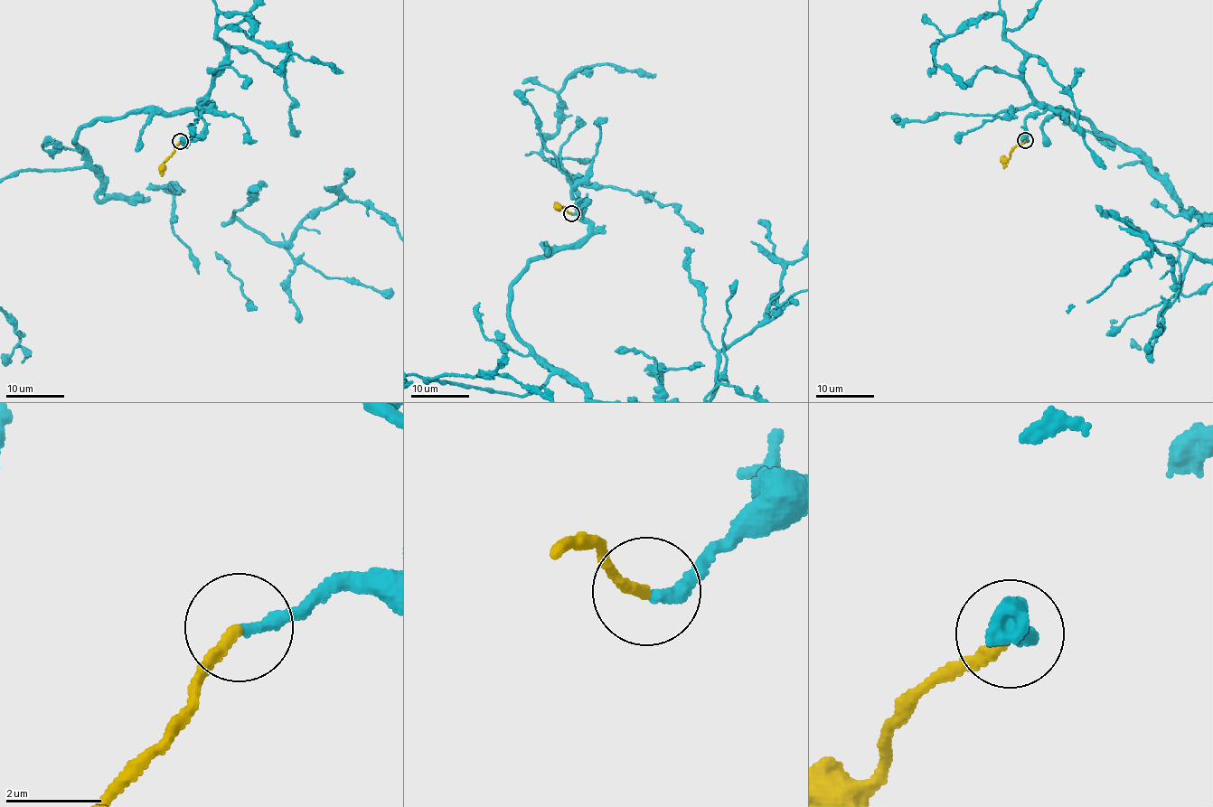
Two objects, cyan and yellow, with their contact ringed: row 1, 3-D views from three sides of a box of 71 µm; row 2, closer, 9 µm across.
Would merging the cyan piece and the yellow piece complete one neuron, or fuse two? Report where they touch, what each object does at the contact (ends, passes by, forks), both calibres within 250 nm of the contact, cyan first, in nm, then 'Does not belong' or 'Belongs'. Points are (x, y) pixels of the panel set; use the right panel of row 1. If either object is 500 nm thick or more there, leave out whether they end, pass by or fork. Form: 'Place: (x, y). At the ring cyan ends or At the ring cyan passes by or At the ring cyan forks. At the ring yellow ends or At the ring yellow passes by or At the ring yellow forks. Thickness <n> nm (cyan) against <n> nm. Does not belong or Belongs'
Place: (1025, 140). At the ring cyan ends. At the ring yellow ends. Thickness 240 nm (cyan) against 240 nm. Belongs

